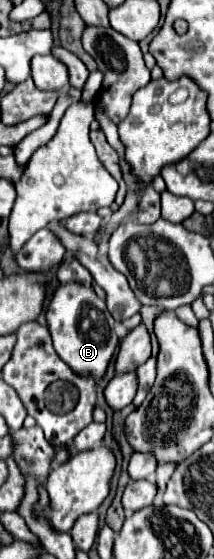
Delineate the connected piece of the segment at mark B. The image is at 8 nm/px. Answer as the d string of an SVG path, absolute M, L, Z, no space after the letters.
M58 285L52 293L52 301L46 309L48 327L52 333L54 349L60 353L60 359L70 365L70 369L78 375L90 375L96 385L104 379L108 363L118 351L120 339L116 333L118 323L108 313L108 307L94 293L90 285Z

